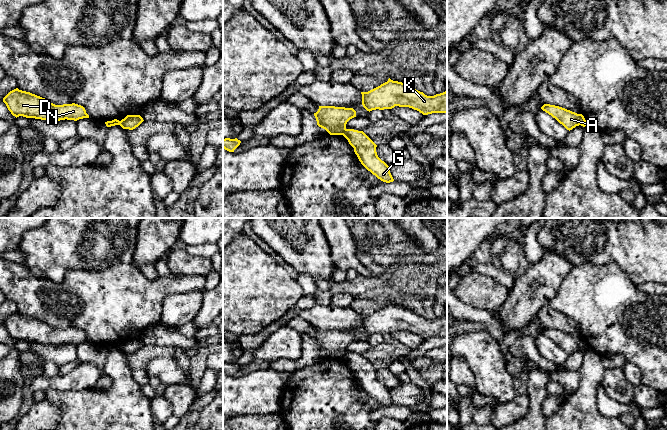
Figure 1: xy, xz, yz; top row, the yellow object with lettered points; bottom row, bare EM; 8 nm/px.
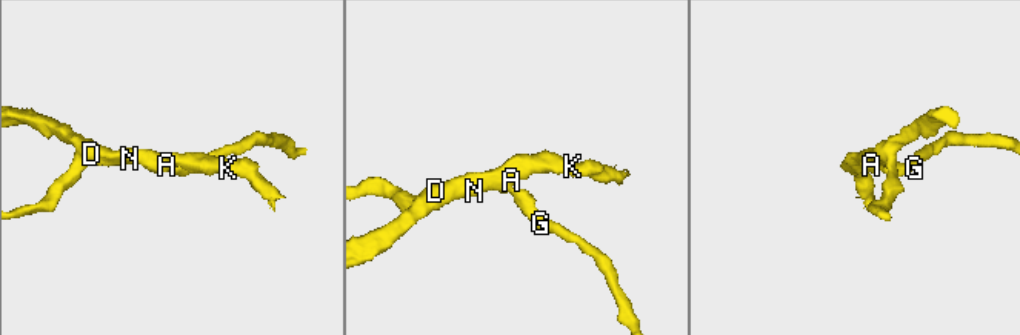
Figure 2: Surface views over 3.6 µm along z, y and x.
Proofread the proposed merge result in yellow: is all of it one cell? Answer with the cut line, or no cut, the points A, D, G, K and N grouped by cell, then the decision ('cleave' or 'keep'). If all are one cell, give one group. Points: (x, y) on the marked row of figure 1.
cut xz (345, 128), (342, 134); groups A D K N / G; cleave

